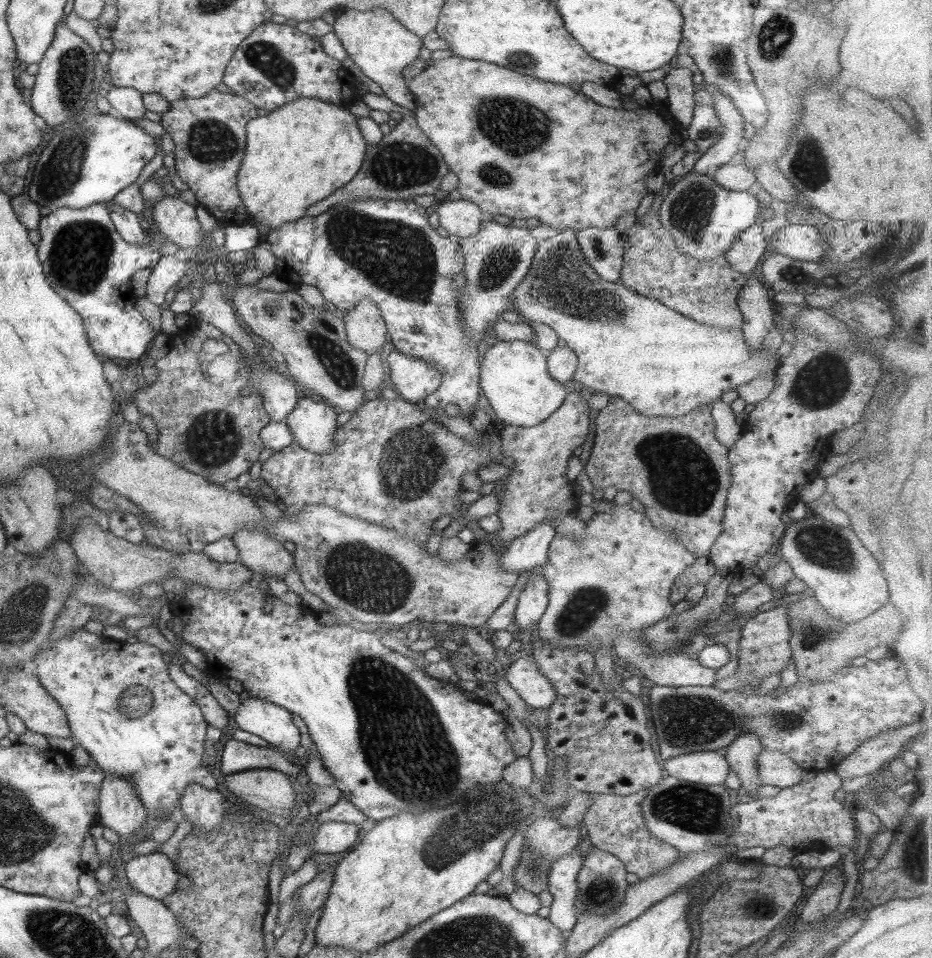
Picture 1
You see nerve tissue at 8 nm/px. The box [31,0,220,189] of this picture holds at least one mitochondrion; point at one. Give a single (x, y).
(72, 75)

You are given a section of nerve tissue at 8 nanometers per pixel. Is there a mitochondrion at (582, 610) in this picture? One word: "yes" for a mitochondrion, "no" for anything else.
yes

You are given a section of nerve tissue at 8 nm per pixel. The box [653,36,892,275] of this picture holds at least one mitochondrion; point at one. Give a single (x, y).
(691, 213)

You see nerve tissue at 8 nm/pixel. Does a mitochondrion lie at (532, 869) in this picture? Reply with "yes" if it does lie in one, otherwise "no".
yes

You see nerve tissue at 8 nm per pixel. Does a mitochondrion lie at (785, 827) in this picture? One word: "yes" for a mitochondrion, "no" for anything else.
no

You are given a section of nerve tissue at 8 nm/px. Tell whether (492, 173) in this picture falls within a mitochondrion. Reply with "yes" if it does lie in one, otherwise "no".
yes

